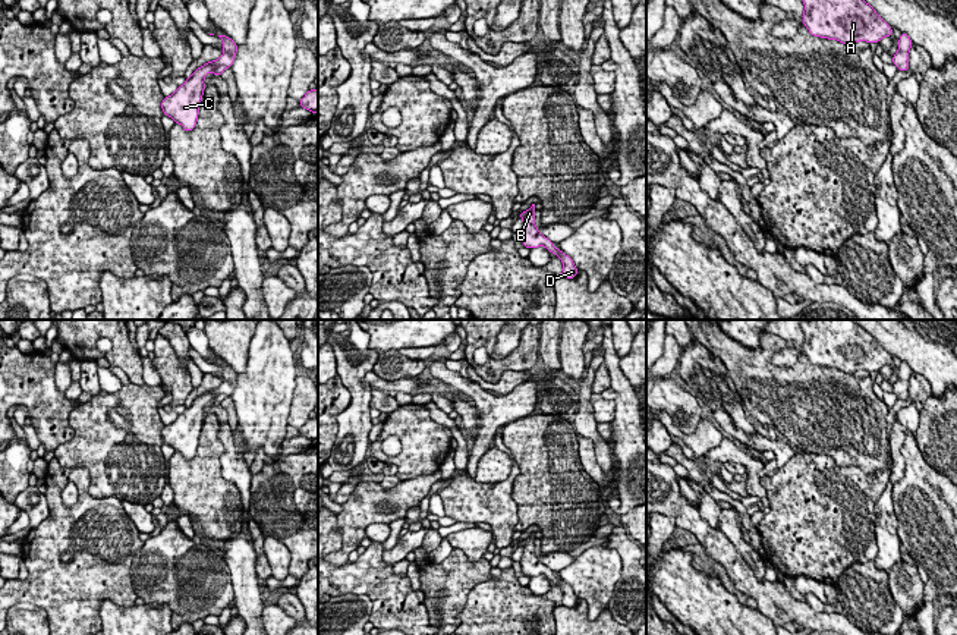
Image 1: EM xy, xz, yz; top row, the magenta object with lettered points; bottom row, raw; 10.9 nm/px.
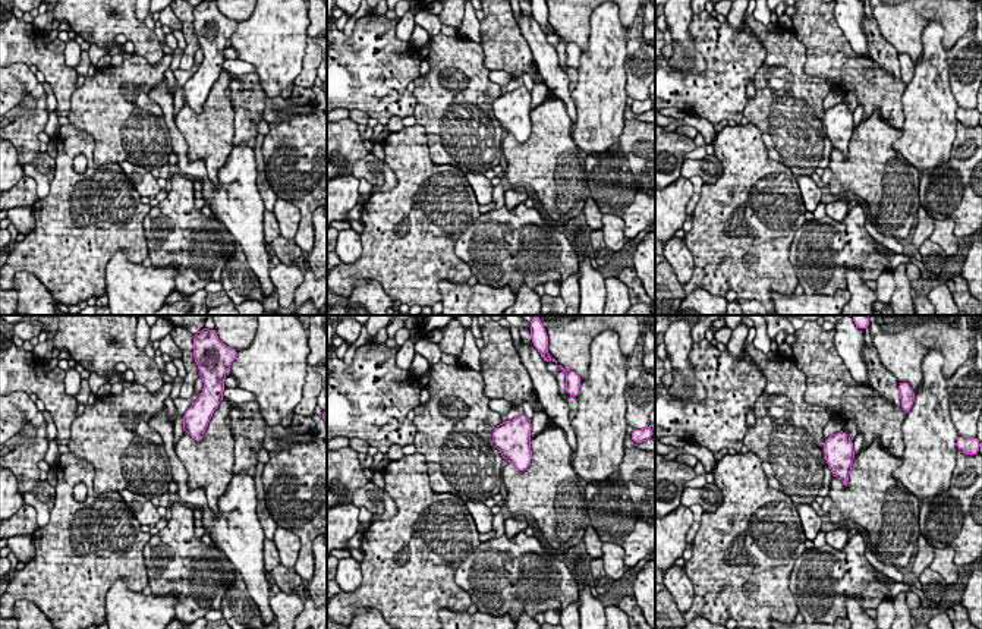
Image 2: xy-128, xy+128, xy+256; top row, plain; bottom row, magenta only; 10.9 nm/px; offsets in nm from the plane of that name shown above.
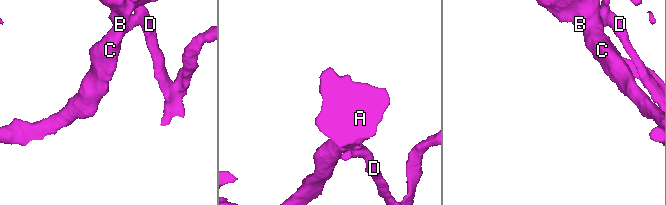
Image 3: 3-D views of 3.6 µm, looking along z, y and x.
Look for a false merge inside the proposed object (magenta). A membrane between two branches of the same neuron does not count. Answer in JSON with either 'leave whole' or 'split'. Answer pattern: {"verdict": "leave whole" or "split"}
{"verdict": "split"}

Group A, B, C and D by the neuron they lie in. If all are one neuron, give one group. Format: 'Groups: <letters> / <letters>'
Groups: A B C / D

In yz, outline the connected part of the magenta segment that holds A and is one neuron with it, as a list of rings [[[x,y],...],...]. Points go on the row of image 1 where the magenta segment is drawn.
[[[802,0],[803,25],[813,37],[847,45],[879,43],[893,35],[890,26],[865,0]]]

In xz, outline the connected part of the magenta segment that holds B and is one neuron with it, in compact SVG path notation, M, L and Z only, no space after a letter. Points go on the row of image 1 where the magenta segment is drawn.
M535 204L519 217L523 220L523 226L520 230L522 243L525 248L538 248L545 246L550 251L550 245L553 243L548 238L545 238L538 227L535 226Z

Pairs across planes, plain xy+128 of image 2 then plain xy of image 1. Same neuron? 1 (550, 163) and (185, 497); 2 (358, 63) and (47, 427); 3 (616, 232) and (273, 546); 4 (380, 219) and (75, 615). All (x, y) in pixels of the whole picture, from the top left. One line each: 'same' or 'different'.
1: same
2: same
3: same
4: same

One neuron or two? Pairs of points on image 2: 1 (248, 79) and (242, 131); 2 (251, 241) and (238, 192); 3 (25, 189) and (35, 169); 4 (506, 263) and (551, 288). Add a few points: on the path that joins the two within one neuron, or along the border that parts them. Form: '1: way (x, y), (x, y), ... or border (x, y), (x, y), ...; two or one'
1: way (248, 93), (248, 118); one
2: way (248, 229), (241, 204); one
3: border (25, 175), (34, 181), (38, 197); two
4: border (559, 282), (547, 282), (544, 285); two

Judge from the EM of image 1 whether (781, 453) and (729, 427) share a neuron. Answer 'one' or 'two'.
one

